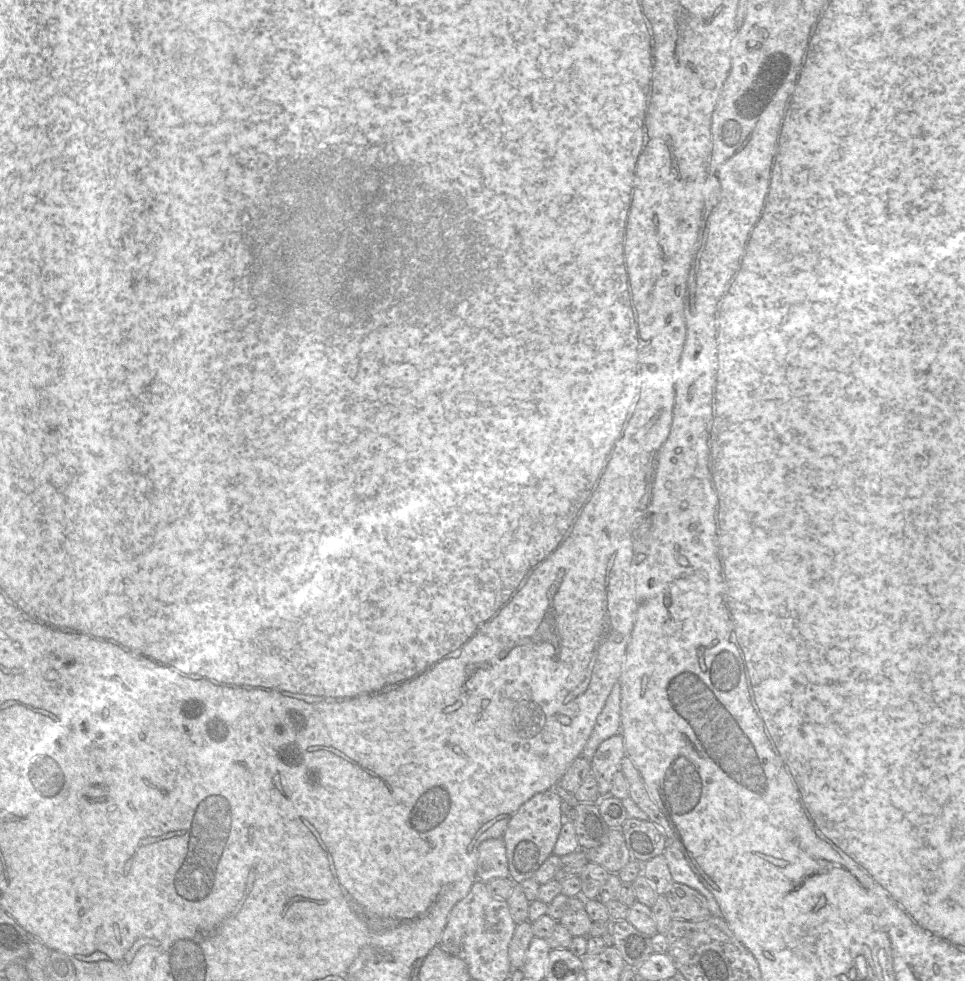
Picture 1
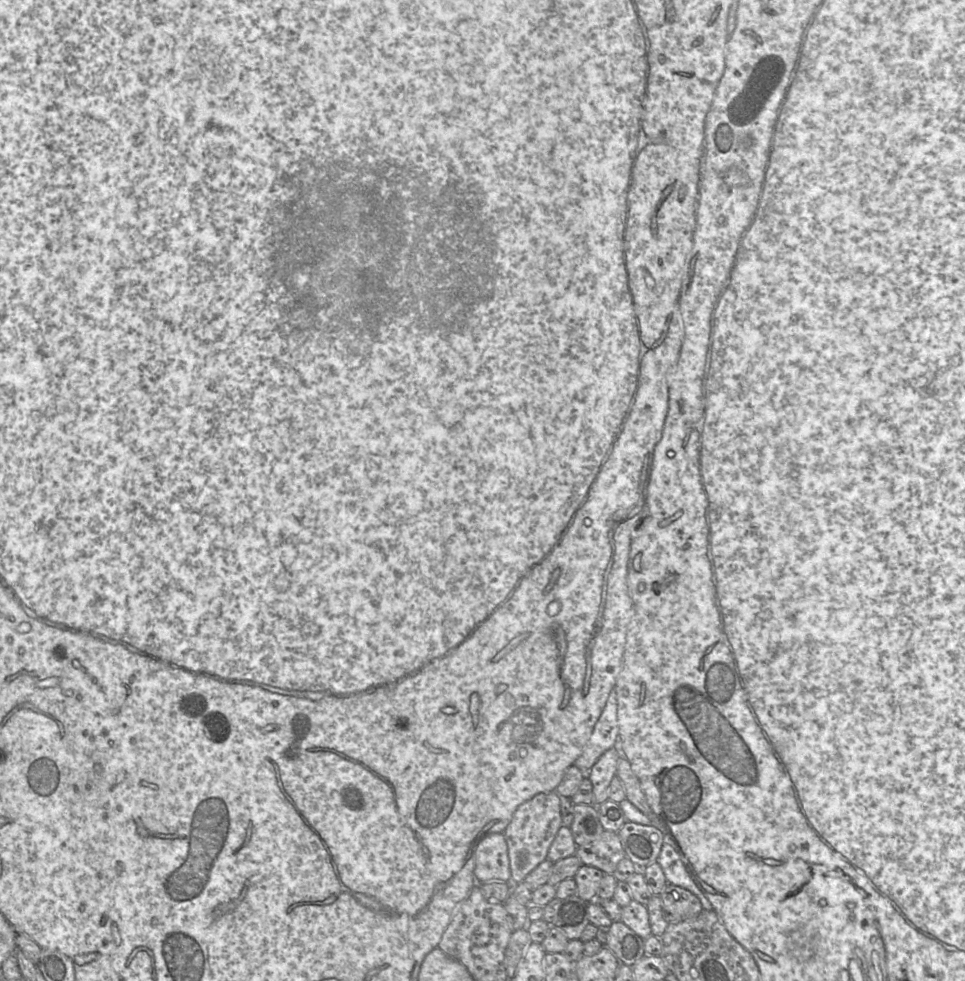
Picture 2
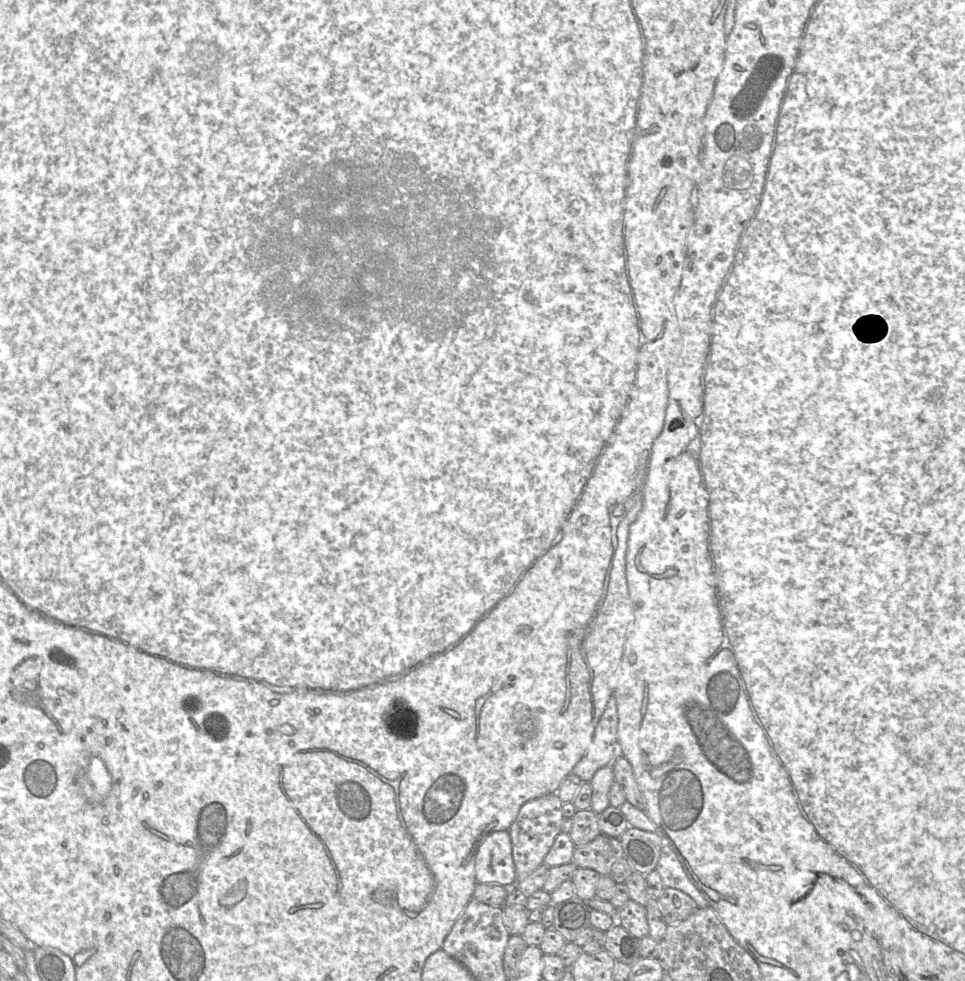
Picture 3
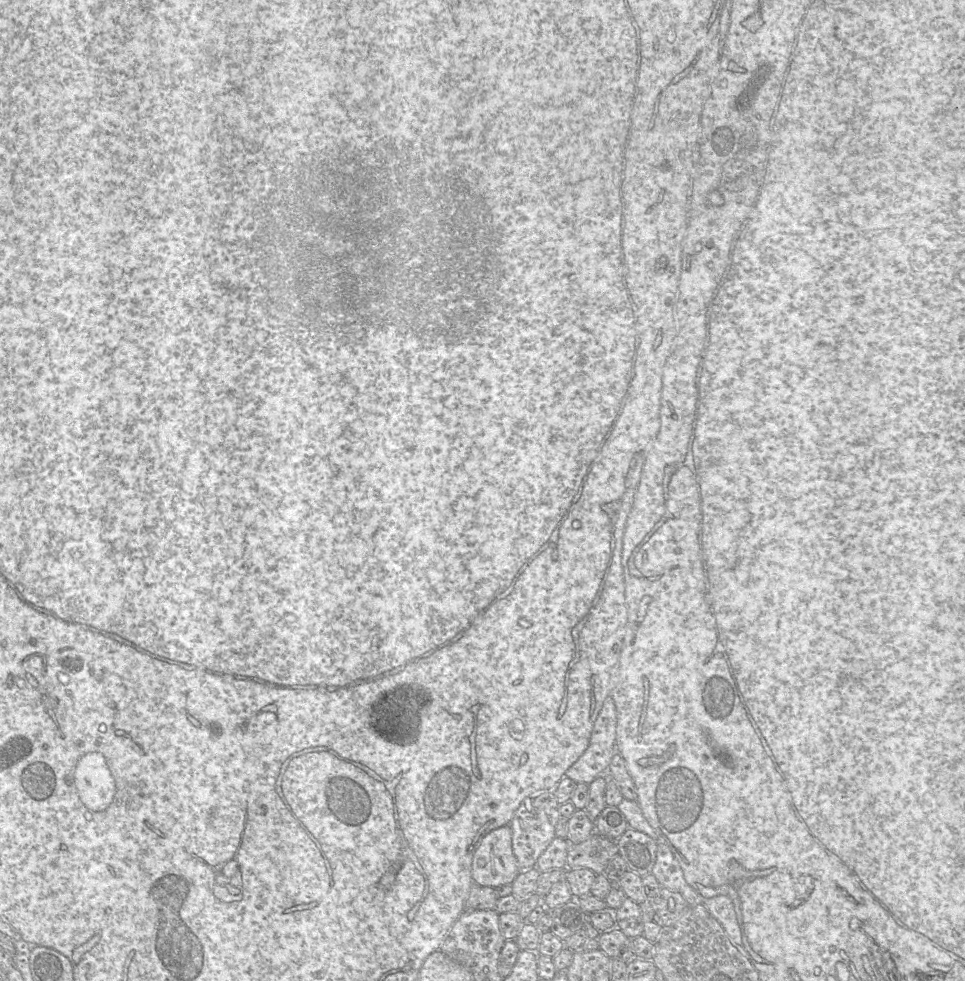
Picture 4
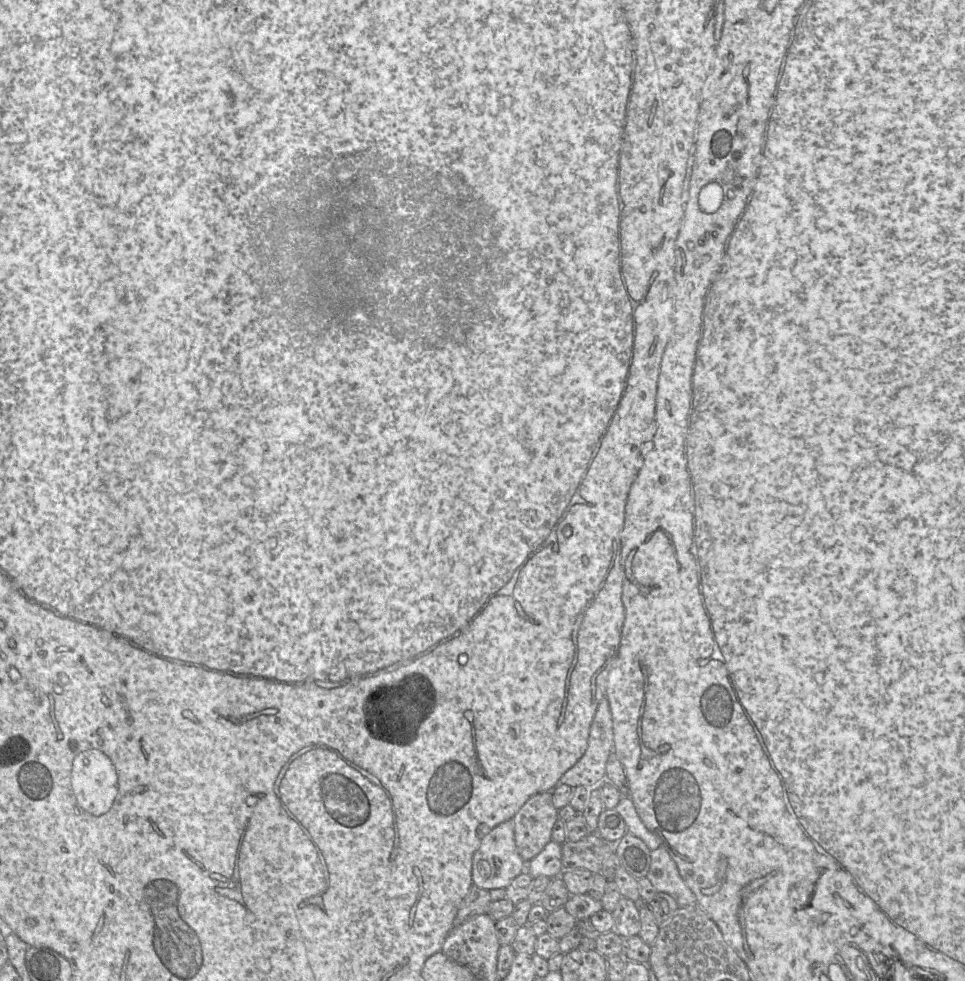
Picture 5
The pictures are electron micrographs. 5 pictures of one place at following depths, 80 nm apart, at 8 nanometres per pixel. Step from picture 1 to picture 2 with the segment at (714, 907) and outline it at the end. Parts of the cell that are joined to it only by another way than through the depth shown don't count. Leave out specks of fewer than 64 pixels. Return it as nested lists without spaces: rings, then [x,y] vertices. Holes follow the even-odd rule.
[[[664,843],[656,862],[662,868],[668,884],[689,890],[698,897],[704,910],[712,910],[710,901],[693,881],[674,847]]]

